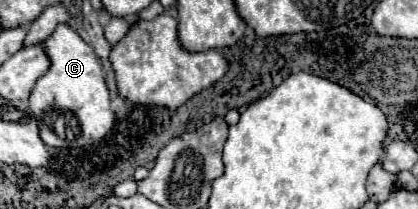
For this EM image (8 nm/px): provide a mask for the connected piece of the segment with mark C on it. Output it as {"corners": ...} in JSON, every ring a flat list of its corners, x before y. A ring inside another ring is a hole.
{"corners":[[67,23,55,27,43,41,43,49,49,57,49,69,37,79,29,95,29,109,37,119,39,137,49,147,89,147,99,143,115,123,99,57]]}

